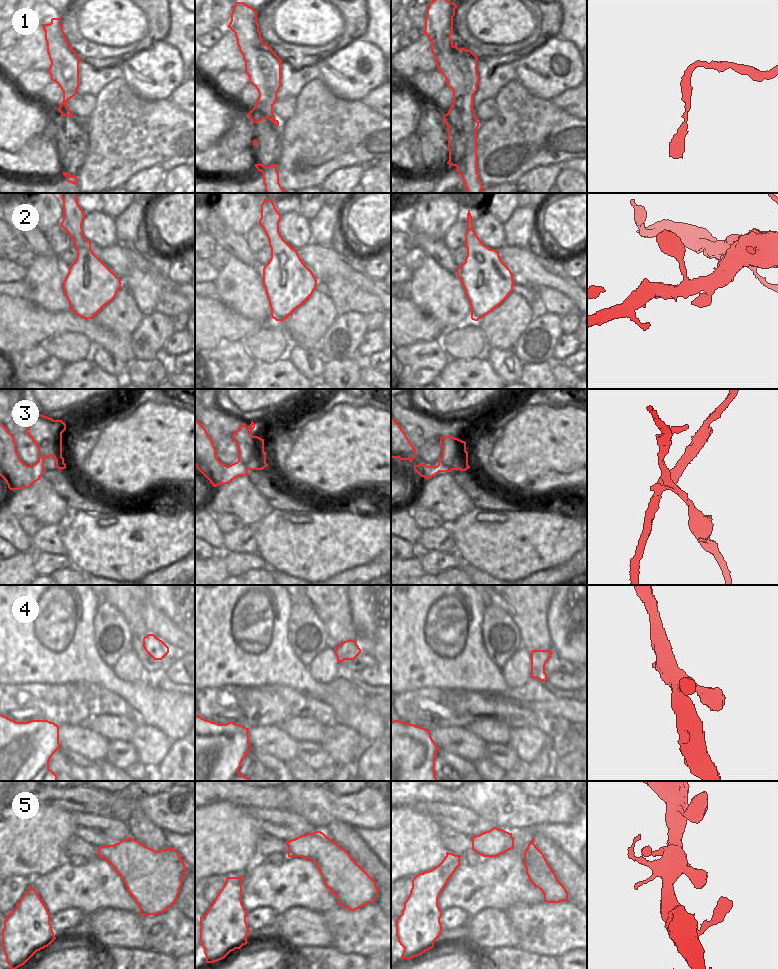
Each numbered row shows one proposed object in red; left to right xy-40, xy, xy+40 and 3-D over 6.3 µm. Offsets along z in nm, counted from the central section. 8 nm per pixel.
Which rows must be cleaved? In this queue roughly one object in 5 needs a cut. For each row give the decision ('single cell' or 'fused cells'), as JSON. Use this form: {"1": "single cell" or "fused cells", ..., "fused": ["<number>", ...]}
{"1": "single cell", "2": "single cell", "3": "fused cells", "4": "single cell", "5": "single cell", "fused": ["3"]}

